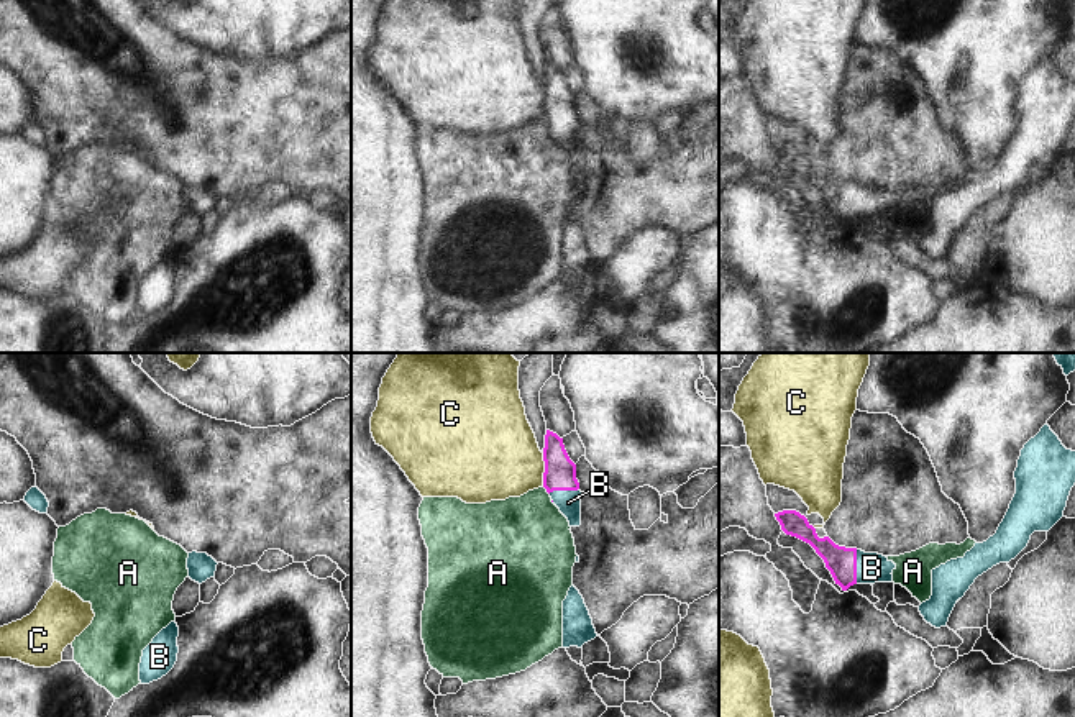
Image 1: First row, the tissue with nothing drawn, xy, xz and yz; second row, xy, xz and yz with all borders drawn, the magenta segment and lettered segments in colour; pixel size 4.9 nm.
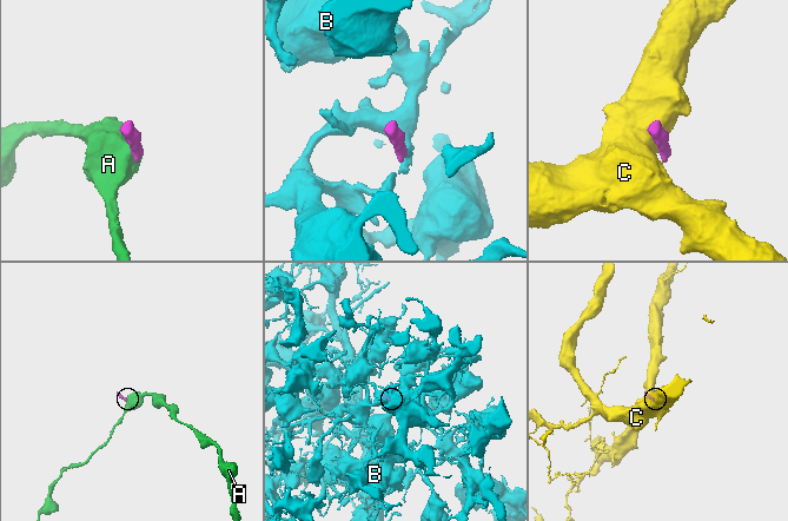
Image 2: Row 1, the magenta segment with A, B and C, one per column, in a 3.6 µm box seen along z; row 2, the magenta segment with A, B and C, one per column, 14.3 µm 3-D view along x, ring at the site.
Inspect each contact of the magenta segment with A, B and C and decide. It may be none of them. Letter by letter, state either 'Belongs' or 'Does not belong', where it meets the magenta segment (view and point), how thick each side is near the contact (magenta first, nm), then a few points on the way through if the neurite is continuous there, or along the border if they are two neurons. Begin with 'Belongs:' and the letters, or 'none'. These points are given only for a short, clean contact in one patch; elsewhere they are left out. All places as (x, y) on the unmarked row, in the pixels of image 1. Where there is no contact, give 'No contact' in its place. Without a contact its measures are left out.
Belongs: B
A: Does not belong. Touches magenta at xz (547, 123). Thickness 160 nm (magenta) against 400 nm. Boundary: xz (544, 118), (548, 127)
B: Belongs. Touches magenta at yz (855, 199). Thickness 150 nm (magenta) against 150 nm. Path across: yz (841, 194), (847, 199), (855, 199), (872, 200)
C: Does not belong. Touches magenta at xz (545, 102). Thickness 160 nm (magenta) against 420 nm

